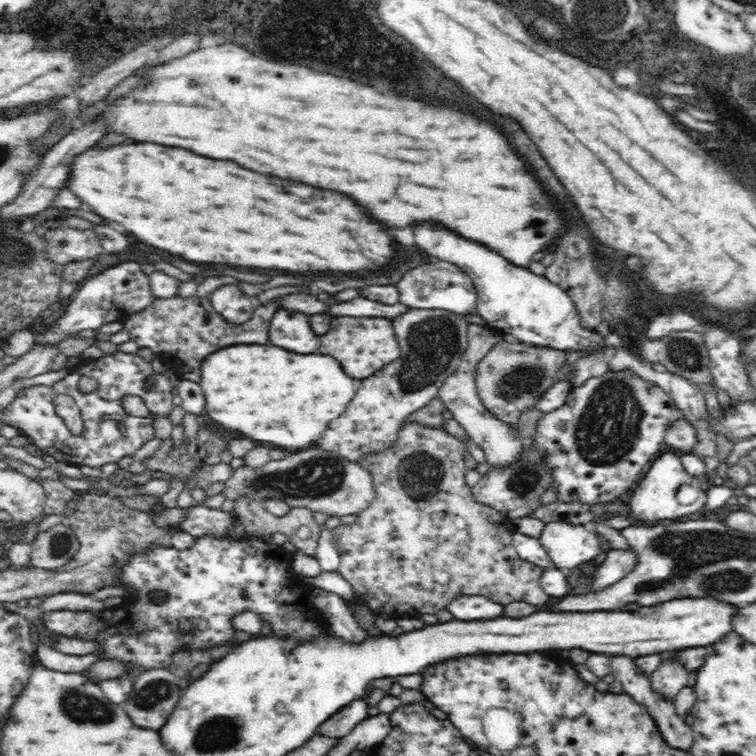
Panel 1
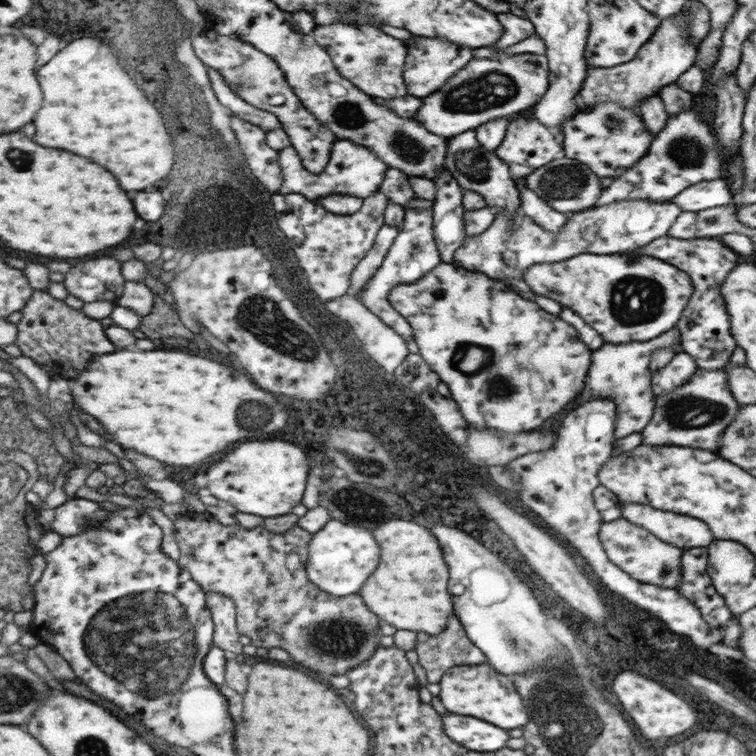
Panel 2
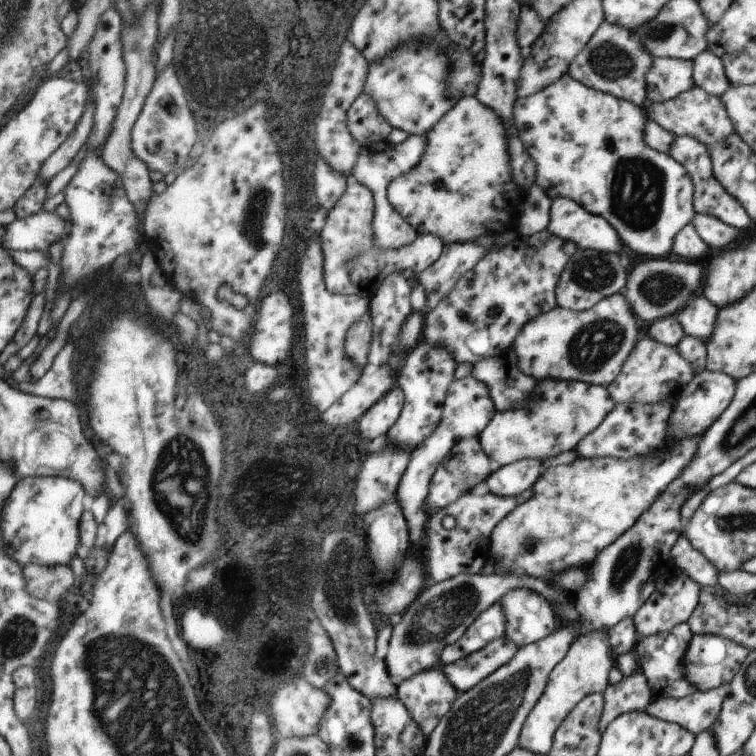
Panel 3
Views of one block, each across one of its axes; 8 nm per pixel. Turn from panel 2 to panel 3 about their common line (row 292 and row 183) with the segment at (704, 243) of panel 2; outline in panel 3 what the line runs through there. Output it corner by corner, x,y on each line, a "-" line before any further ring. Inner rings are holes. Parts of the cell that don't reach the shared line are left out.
681,136
681,138
675,138
669,146
669,152
667,152
673,160
681,162
687,176
691,178
693,182
693,208
695,208
695,214
701,214
701,216
715,216
717,220
725,222
727,226
733,226
737,230
745,230
745,228
751,228
753,226
753,220
749,218
747,210
741,206
741,202
737,198
733,198
725,186
717,180
717,176
713,174
713,162
711,162
711,156
709,156
709,150
697,142
695,138
691,136

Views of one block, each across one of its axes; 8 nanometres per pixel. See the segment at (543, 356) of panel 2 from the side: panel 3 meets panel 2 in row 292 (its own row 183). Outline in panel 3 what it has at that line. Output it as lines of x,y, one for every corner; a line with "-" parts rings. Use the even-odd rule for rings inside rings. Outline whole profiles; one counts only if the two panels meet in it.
475,96
463,98
423,136
425,148
419,162
387,186
389,204
415,228
417,236
435,236
451,246
513,230
525,196
511,180
501,118

